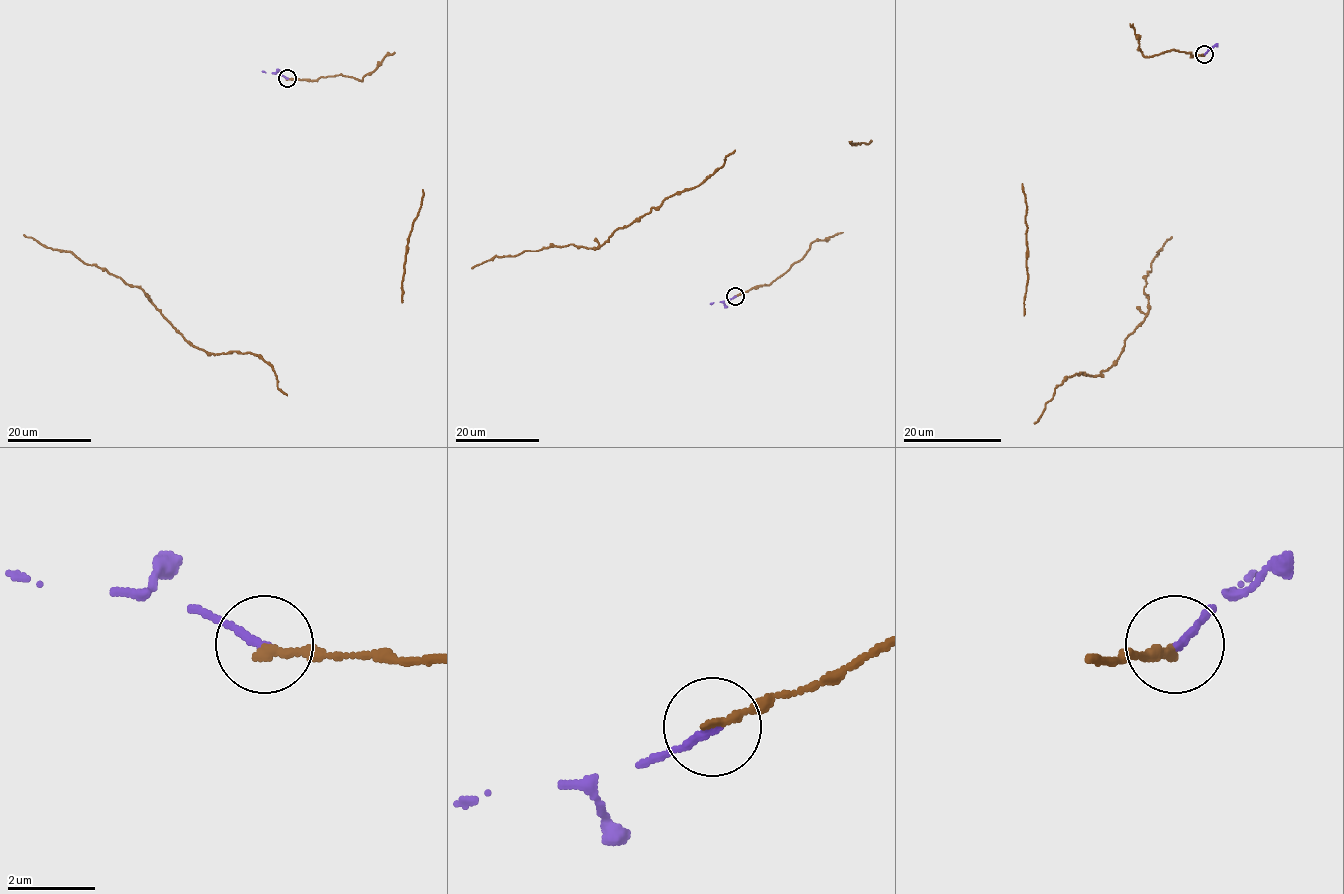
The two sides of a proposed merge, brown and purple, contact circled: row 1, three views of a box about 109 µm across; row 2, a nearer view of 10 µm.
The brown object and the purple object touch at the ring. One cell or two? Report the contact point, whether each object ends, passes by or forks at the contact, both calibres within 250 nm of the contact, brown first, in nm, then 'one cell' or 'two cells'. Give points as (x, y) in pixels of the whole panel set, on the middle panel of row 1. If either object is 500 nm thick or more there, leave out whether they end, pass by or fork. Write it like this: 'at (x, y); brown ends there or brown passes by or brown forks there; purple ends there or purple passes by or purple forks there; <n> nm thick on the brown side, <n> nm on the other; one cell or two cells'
at (735, 296); brown ends there; purple ends there; 180 nm thick on the brown side, 180 nm on the other; one cell

